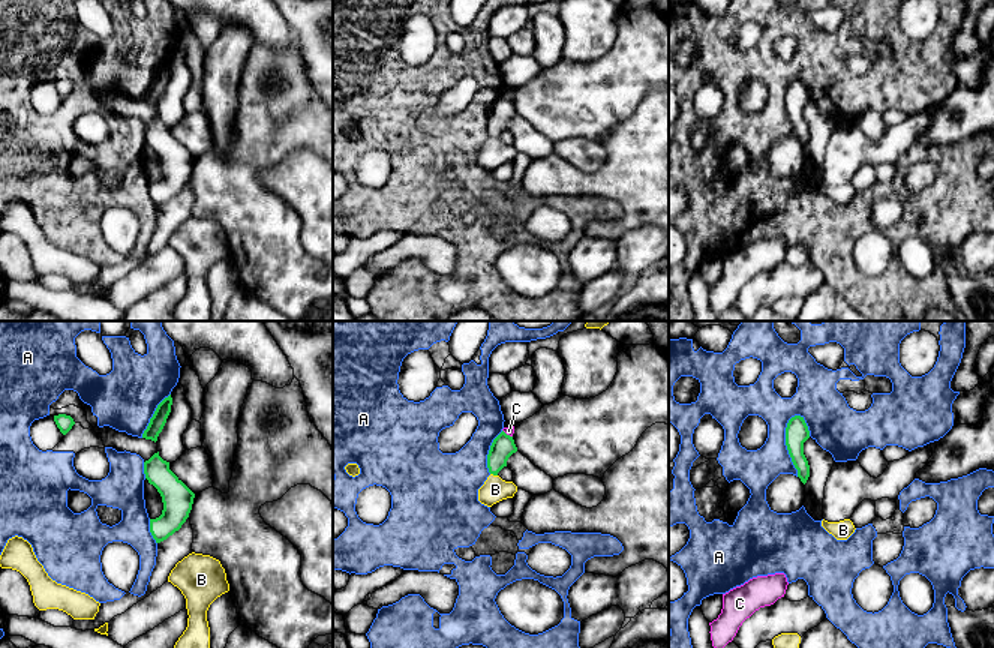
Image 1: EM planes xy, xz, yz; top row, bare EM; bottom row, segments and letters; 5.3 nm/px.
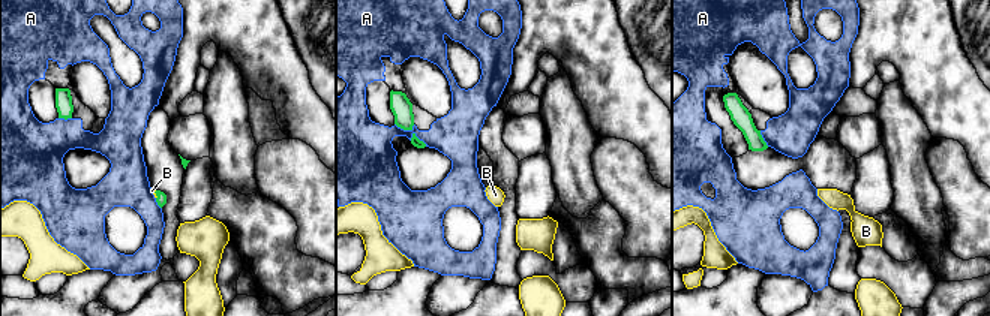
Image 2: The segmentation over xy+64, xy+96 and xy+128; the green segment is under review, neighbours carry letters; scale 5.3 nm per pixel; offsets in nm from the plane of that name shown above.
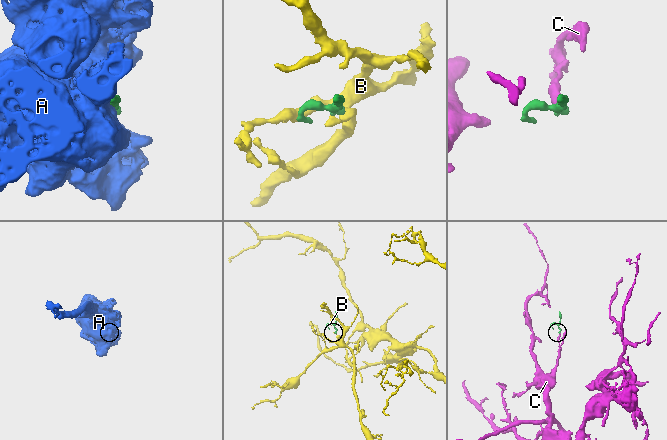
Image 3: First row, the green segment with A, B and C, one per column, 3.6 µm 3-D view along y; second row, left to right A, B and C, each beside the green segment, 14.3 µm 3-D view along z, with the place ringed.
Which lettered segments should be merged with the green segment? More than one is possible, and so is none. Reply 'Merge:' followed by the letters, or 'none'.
Merge: B

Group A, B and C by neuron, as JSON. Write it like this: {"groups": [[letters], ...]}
{"groups": [["A"], ["B"], ["C"]]}

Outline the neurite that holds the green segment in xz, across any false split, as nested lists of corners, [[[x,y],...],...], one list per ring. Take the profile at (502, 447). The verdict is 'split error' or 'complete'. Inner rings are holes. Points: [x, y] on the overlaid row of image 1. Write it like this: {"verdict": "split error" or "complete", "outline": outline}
{"verdict": "split error", "outline": [[[504,430],[493,440],[487,454],[490,476],[478,489],[478,501],[481,504],[492,507],[502,500],[513,498],[517,492],[517,486],[513,482],[505,482],[498,476],[498,472],[507,466],[508,458],[516,452],[517,447],[513,436],[507,435]]]}

